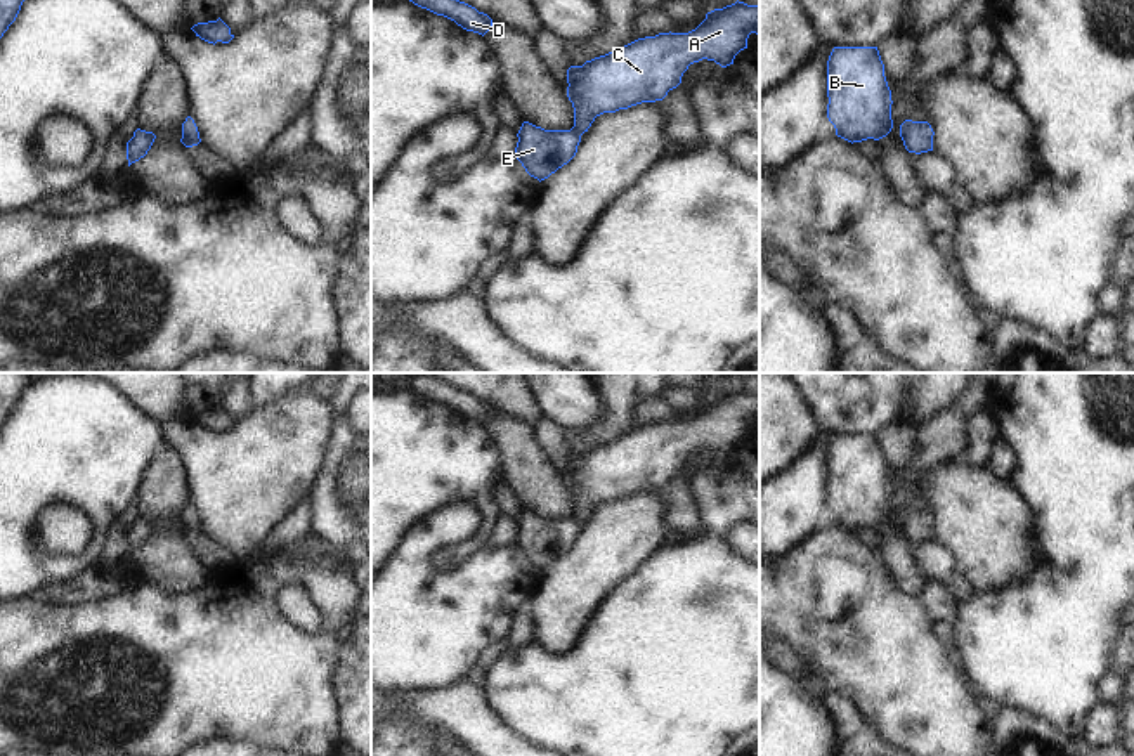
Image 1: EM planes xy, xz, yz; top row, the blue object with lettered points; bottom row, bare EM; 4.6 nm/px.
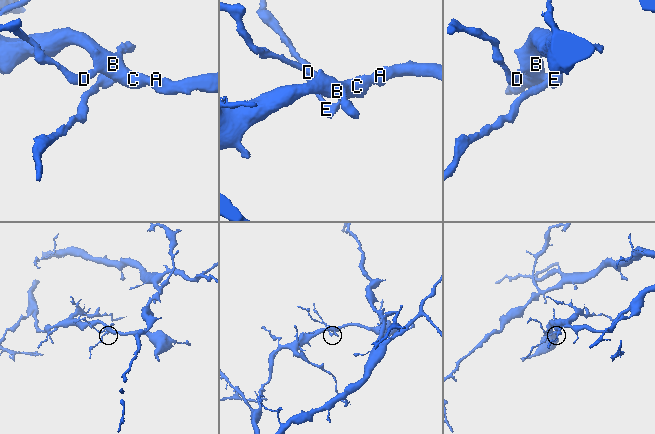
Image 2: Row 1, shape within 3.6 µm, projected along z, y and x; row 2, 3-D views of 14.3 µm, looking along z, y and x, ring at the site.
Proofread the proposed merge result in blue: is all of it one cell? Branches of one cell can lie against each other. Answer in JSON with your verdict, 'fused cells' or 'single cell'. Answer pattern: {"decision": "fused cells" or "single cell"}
{"decision": "fused cells"}

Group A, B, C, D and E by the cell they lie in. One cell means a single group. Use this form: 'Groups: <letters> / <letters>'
Groups: A B C D / E

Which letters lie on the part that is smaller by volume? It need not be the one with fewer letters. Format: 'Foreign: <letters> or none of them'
Foreign: E

